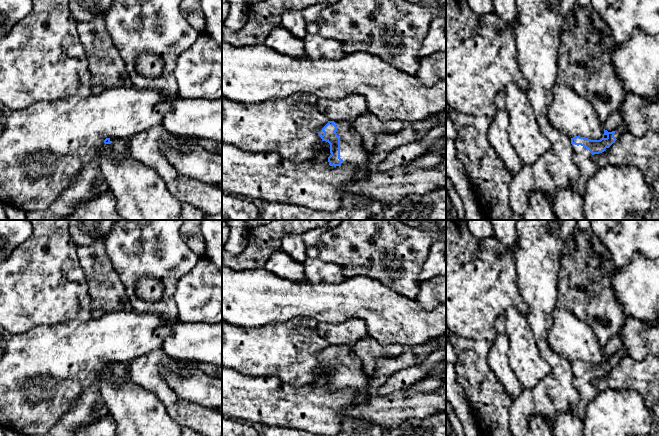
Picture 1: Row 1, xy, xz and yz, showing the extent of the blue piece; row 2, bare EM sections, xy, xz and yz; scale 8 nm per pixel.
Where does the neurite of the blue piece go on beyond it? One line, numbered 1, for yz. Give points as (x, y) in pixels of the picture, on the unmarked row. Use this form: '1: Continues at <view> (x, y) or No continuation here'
1: Continues at yz (582, 381)

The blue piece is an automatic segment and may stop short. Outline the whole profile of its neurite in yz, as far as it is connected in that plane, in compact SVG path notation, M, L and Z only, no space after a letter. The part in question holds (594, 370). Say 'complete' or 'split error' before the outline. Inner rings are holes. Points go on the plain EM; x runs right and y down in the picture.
split error; M622 347L615 355L608 356L604 353L604 360L600 364L591 364L580 360L571 362L573 385L579 395L579 401L577 405L571 407L567 413L583 420L587 405L598 393L592 384L592 380L604 376L606 372L609 372L626 356L628 356L628 352Z

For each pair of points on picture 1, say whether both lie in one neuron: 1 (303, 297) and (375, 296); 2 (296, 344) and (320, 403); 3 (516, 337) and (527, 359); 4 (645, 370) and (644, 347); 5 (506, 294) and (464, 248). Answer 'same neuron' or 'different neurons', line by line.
1: same neuron
2: different neurons
3: same neuron
4: different neurons
5: same neuron

